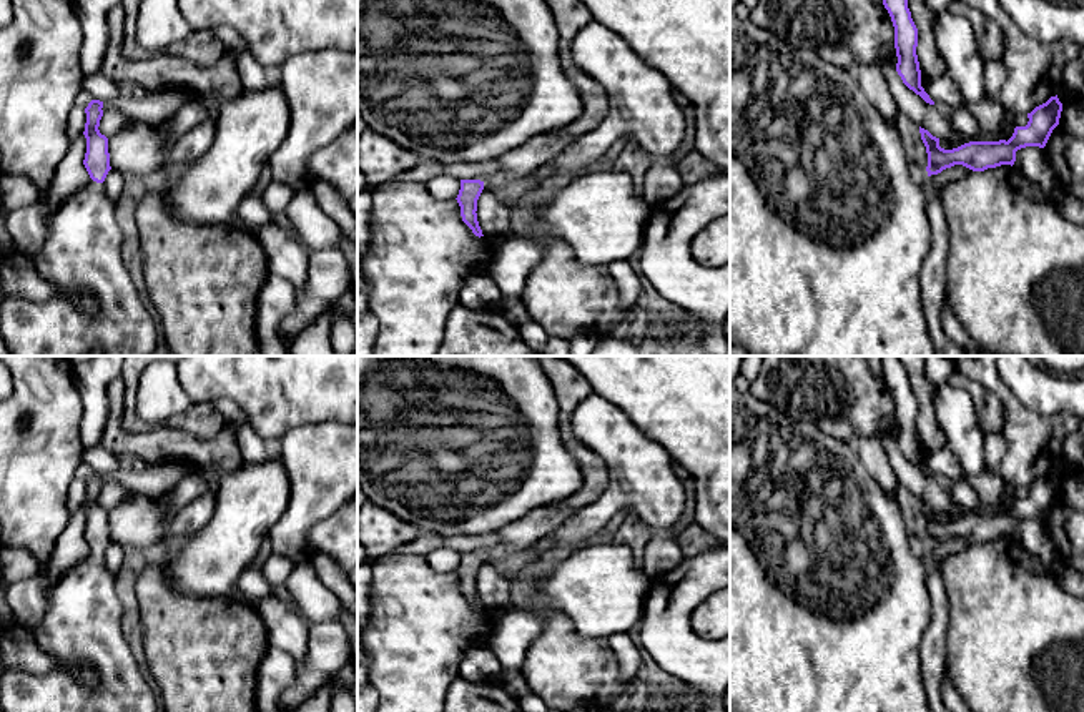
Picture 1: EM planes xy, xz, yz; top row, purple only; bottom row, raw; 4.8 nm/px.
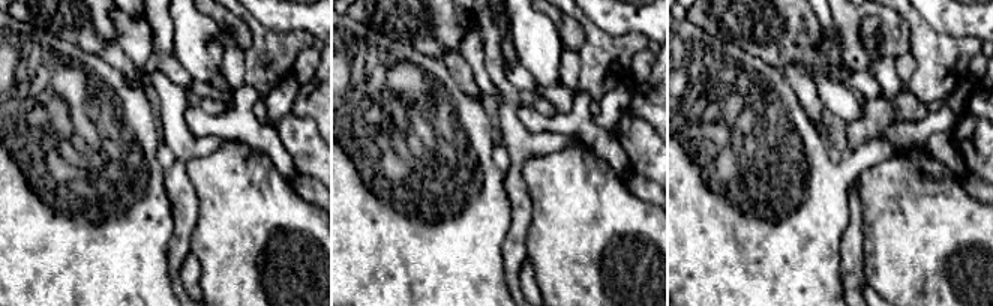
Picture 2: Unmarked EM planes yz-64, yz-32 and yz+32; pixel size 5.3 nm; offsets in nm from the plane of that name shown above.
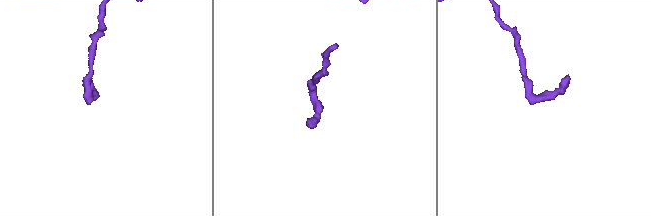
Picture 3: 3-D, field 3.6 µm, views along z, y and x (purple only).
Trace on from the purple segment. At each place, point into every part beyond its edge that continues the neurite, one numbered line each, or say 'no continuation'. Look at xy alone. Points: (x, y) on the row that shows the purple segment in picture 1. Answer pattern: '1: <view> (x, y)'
1: xy (82, 252)

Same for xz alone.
no continuation

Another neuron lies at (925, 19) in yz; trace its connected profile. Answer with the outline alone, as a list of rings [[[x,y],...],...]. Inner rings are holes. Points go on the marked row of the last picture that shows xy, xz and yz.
[[[908,0],[911,18],[918,28],[916,55],[924,77],[946,77],[946,67],[936,47],[936,13],[926,0]]]

